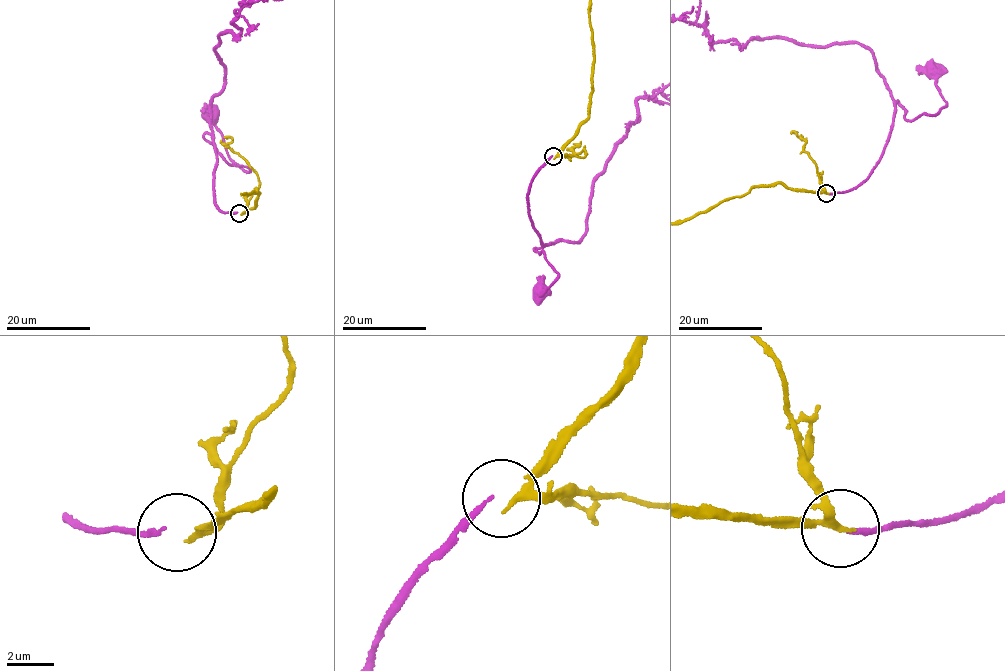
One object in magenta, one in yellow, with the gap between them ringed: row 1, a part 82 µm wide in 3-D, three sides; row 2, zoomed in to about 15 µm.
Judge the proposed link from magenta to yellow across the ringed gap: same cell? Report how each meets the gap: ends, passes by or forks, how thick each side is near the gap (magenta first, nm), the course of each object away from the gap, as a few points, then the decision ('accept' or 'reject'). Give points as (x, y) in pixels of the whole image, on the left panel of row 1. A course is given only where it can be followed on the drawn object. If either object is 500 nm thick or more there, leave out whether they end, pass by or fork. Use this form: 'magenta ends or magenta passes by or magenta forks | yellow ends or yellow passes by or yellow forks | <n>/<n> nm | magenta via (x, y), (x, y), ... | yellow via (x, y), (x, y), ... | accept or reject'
magenta ends | yellow passes by | 140/220 nm | magenta via (237, 212), (225, 213), (215, 204), (213, 137), (206, 133), (230, 164), (250, 170), (231, 158), (211, 114) | reject

